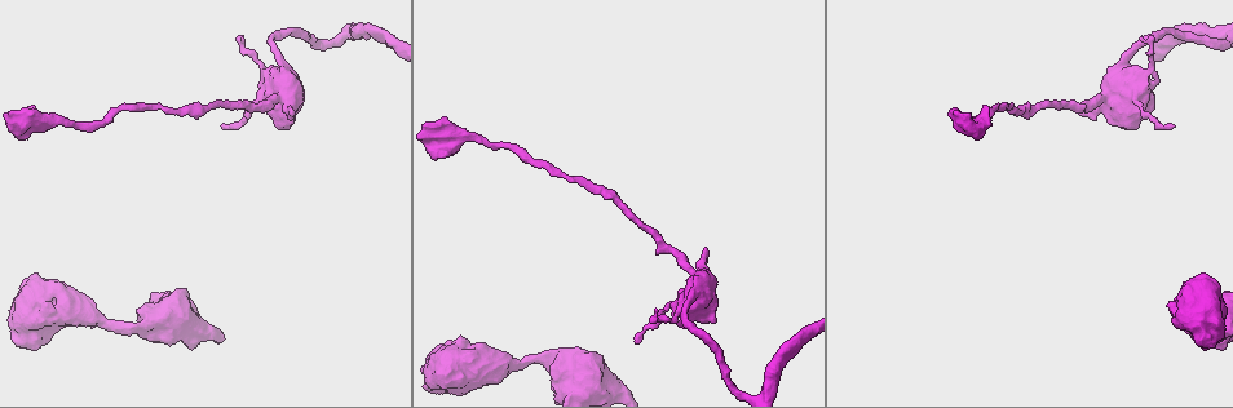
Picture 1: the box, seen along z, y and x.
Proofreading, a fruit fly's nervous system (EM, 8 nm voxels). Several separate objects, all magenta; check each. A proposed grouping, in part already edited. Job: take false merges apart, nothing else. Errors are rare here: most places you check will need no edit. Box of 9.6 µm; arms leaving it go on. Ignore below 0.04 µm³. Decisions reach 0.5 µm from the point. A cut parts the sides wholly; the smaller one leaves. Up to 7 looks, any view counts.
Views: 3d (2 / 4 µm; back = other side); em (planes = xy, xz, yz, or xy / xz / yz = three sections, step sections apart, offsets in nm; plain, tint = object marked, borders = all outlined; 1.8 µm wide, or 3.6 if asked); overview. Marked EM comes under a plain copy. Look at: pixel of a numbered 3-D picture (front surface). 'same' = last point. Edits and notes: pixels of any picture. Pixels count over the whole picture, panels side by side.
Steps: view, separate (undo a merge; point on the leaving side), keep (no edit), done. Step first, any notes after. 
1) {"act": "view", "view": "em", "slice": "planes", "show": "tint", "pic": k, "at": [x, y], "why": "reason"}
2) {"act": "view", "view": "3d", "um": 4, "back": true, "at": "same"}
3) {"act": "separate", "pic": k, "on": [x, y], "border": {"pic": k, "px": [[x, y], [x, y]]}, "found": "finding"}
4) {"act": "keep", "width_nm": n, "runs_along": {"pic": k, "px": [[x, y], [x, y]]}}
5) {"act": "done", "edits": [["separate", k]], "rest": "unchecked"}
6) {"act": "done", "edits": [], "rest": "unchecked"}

{"act": "view", "view": "em", "slice": "xy", "step": 4, "show": "tint", "pic": 1, "at": [447, 134], "why": "sudden change in width"}

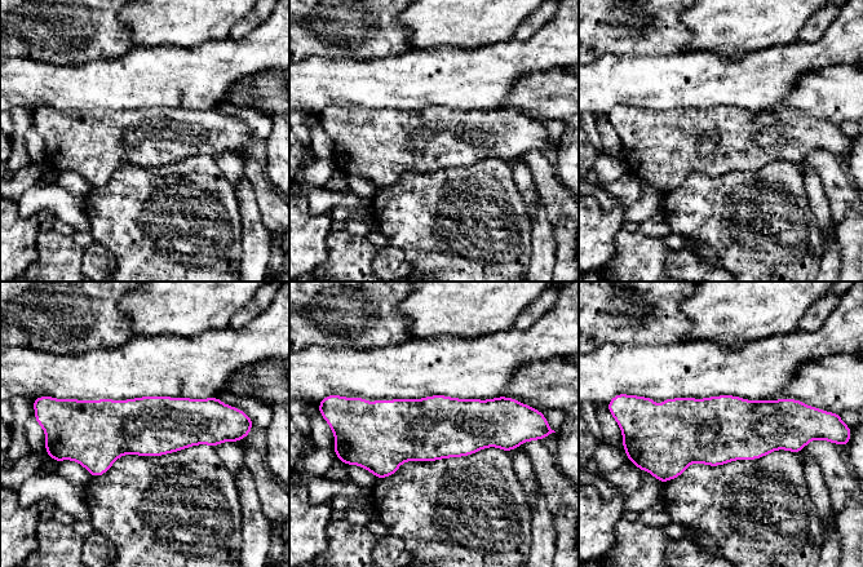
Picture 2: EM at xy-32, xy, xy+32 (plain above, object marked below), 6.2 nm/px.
{"act": "view", "view": "em", "slice": "planes", "show": "borders", "at": "same", "why": "another direction"}

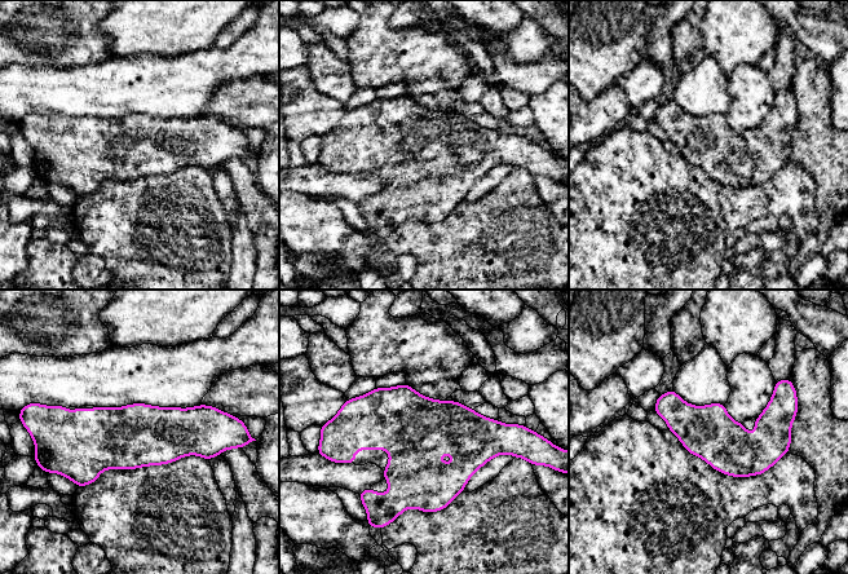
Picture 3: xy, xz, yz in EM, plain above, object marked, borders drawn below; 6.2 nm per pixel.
{"act": "keep", "found": "all the same neuron"}

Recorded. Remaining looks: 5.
{"act": "view", "view": "3d", "um": 2, "pic": 1, "at": [1127, 54], "why": "sudden change in width"}

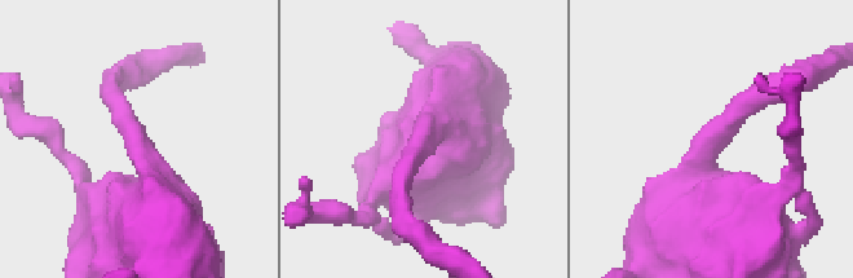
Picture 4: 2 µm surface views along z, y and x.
{"act": "view", "view": "em", "slice": "planes", "show": "tint", "pic": 4, "at": [419, 142], "arm_widths_nm": [180, 700], "why": "need the tissue"}

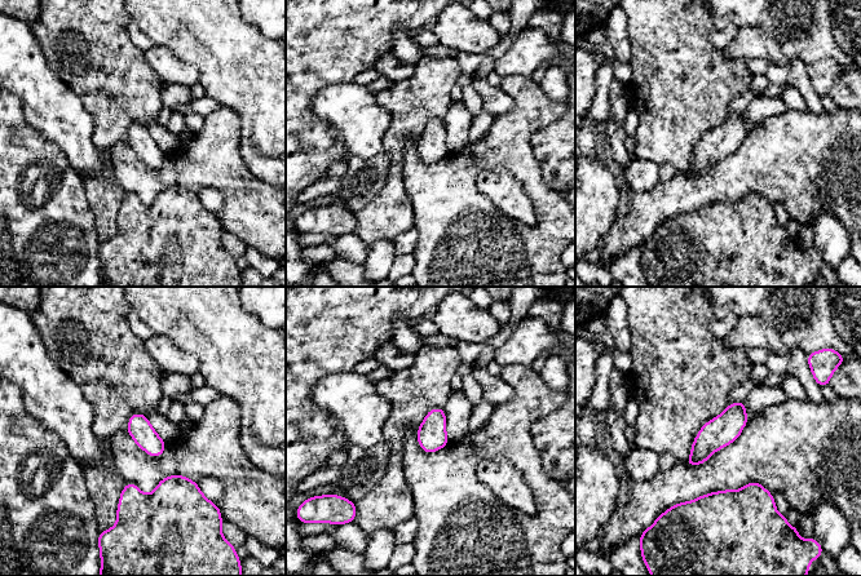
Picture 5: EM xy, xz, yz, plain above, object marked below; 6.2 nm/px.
{"act": "keep", "found": "continuous, no second neuron"}

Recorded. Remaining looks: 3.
{"act": "view", "view": "3d", "um": 4, "pic": 1, "at": [605, 386], "why": "calibre changes"}

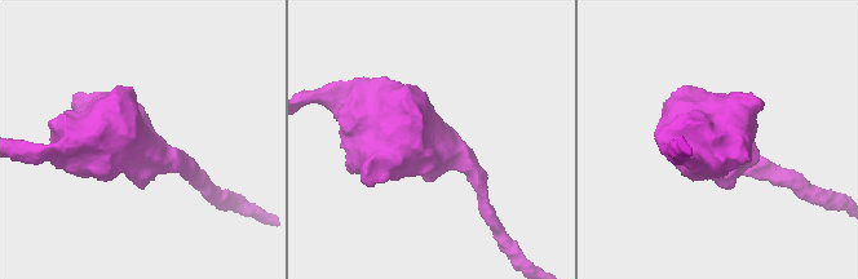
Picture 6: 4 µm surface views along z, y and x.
{"act": "view", "view": "em", "slice": "planes", "show": "tint", "pic": 6, "at": [134, 148]}

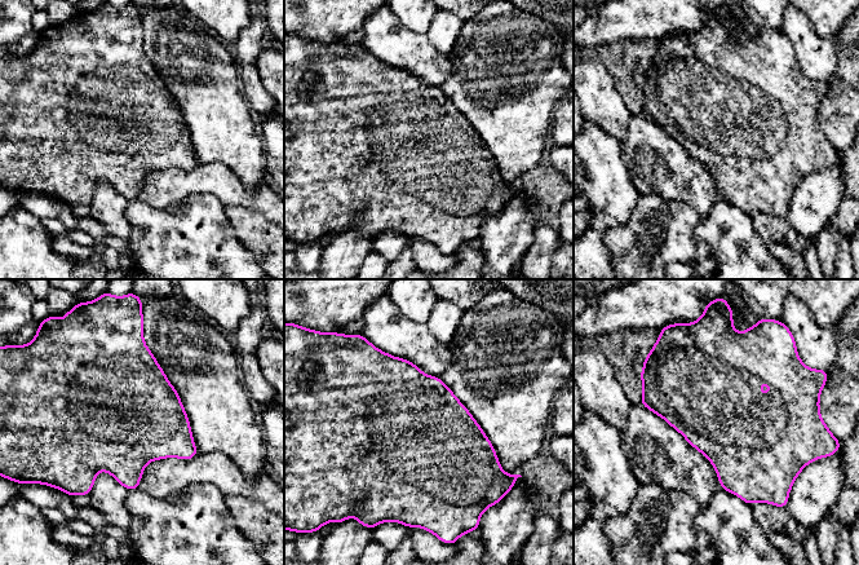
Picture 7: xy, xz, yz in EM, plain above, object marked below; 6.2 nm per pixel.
{"act": "keep", "found": "continuous, no second neuron"}

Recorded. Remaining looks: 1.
{"act": "done", "edits": [], "rest": "unchecked"}

